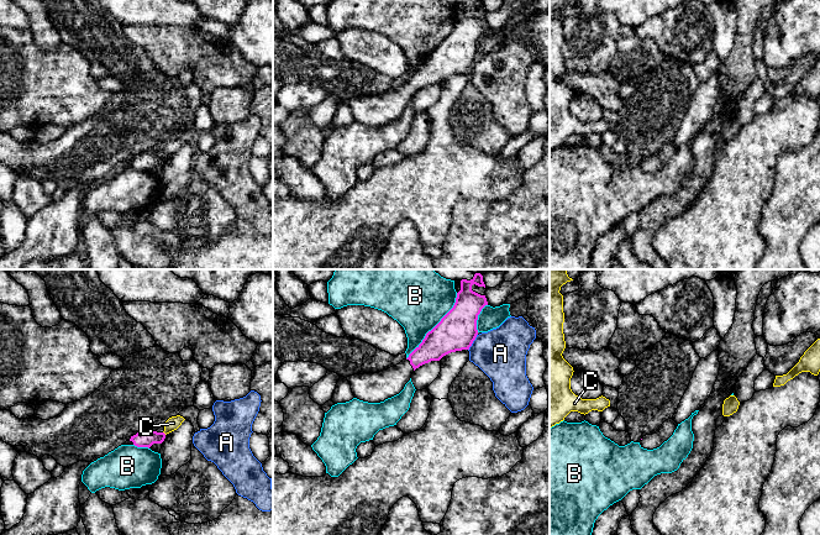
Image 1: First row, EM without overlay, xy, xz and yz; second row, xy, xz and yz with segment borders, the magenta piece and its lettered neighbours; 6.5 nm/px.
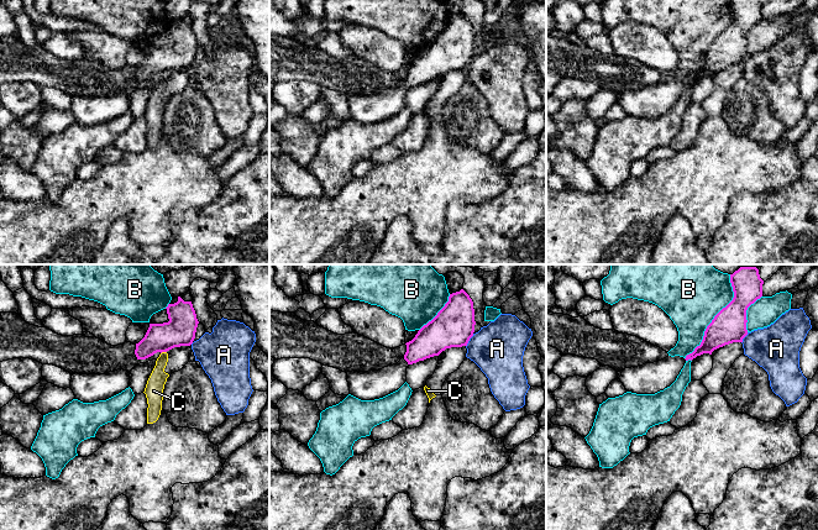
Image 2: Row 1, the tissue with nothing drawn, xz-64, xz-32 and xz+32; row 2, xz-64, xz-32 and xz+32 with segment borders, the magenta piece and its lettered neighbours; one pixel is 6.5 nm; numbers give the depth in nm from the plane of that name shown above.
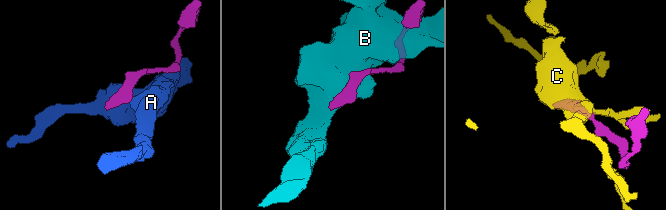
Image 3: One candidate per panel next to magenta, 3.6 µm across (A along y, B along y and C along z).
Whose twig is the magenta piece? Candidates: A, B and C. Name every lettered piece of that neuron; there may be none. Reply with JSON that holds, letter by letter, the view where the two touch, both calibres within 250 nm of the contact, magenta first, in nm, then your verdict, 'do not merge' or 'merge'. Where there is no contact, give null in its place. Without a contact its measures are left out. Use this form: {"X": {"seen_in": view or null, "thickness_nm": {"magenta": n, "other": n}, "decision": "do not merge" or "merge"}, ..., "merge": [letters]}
{"A": {"seen_in": "xz", "thickness_nm": {"magenta": 260, "other": 320}, "decision": "do not merge"}, "B": {"seen_in": "xz", "thickness_nm": {"magenta": 260, "other": 360}, "decision": "do not merge"}, "C": {"seen_in": null, "decision": "do not merge"}, "merge": []}

